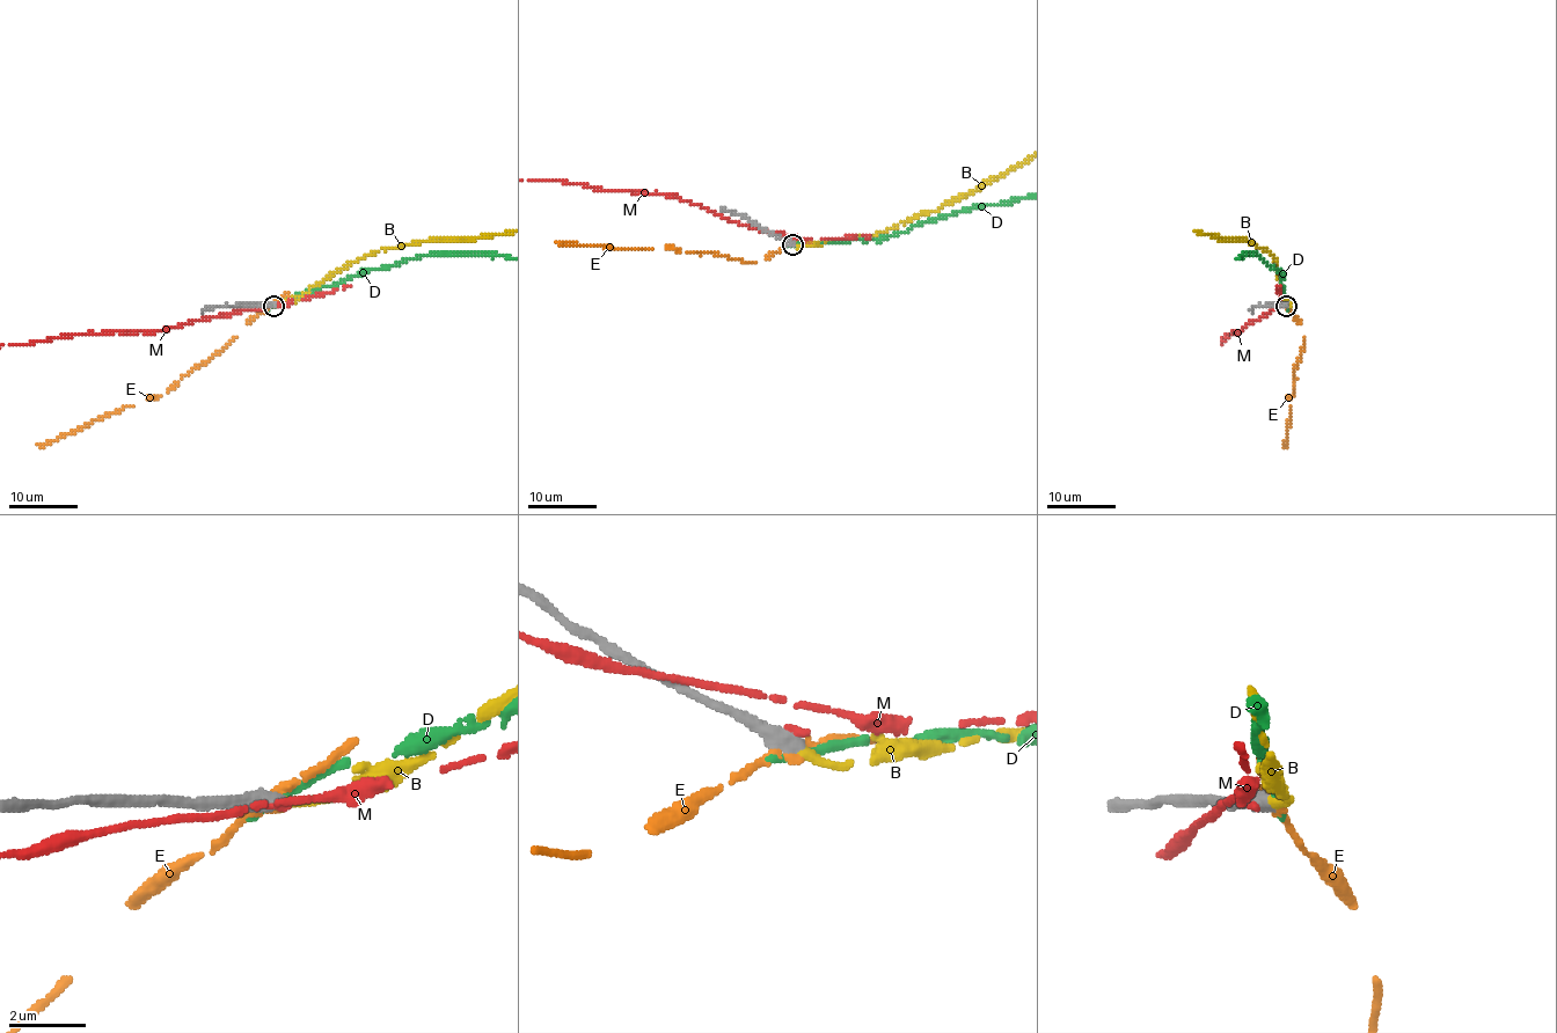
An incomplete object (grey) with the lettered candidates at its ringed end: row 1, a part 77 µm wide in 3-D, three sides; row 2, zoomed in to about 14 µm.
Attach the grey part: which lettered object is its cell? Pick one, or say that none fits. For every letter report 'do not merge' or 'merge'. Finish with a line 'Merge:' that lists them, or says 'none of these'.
B: merge
D: do not merge
E: do not merge
M: do not merge
Merge: B

